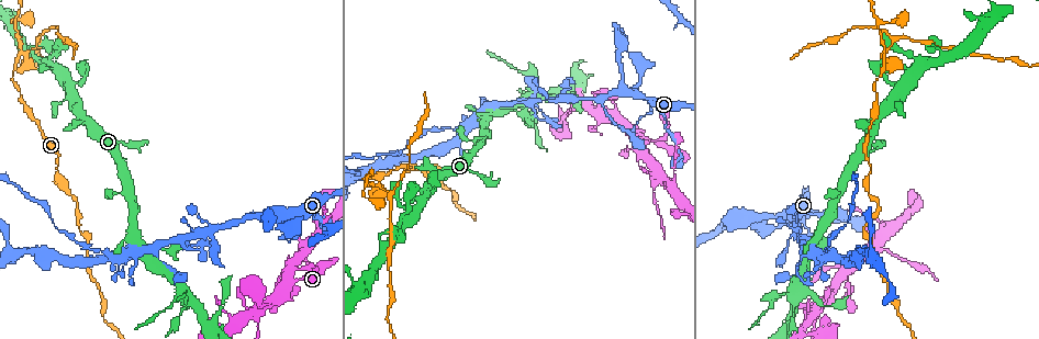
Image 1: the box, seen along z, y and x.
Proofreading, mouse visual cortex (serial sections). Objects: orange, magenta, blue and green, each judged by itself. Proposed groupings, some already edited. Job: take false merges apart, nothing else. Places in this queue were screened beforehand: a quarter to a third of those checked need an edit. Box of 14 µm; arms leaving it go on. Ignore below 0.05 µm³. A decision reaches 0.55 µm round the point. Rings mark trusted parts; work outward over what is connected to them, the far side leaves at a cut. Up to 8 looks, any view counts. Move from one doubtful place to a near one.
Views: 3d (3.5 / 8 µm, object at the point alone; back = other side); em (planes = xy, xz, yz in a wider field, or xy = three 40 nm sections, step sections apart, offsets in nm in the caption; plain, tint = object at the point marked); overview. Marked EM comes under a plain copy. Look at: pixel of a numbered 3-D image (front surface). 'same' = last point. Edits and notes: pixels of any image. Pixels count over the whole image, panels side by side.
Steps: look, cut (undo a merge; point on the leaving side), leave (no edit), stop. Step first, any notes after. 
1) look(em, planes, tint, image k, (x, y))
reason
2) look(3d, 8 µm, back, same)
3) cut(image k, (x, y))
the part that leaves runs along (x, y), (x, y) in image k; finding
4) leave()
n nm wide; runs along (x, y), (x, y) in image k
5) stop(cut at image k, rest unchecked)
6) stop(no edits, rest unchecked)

look(3d, 3.5 µm, image 1, (624, 91))
abrupt turn

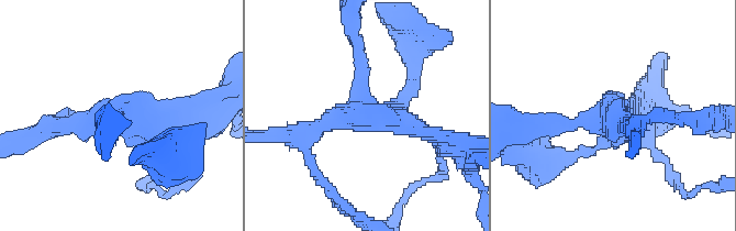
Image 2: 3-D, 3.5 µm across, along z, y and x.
look(em, planes, tint, image 2, (123, 111))

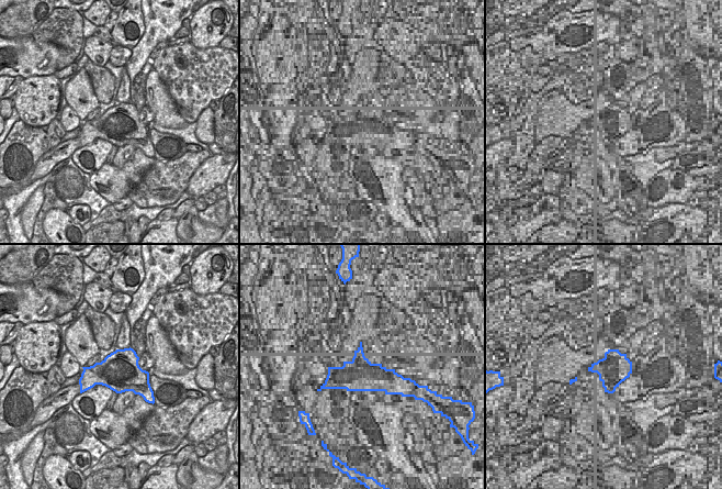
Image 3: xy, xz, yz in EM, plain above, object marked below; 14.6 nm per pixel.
leave()
arms of 150, 250, 250 nm; runs along (187, 121), (106, 113), (52, 128) in image 2; all the same cell

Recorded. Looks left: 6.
look(3d, 3.5 µm, image 1, (212, 231))
sudden change in width

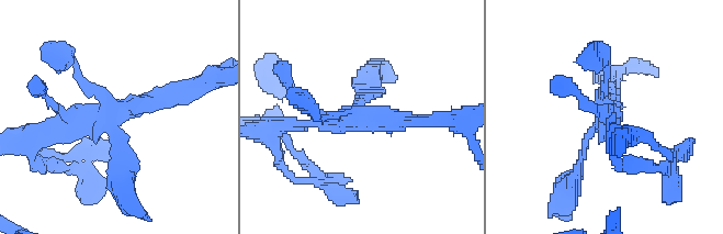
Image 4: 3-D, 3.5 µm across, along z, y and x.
look(em, xy, step 2, tint, image 4, (606, 116))
need the tissue

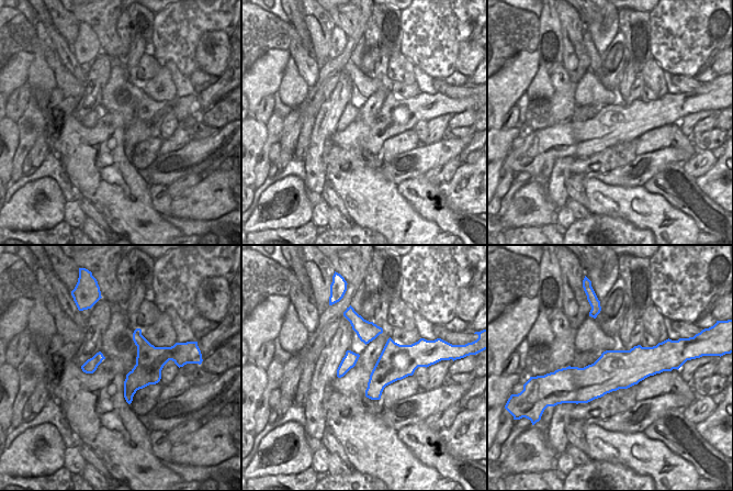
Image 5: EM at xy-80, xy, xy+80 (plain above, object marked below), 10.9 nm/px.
leave()
runs along (176, 91), (37, 132) in image 4; all the same cell

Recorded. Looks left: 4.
look(3d, 3.5 µm, image 1, (506, 105))
three arms meet

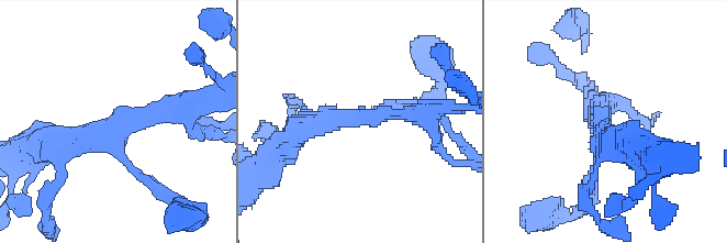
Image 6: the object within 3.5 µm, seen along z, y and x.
look(em, planes, tint, image 6, (116, 123))
3 arms; arms of 100, 250, 350 nm; shape alone is not enough

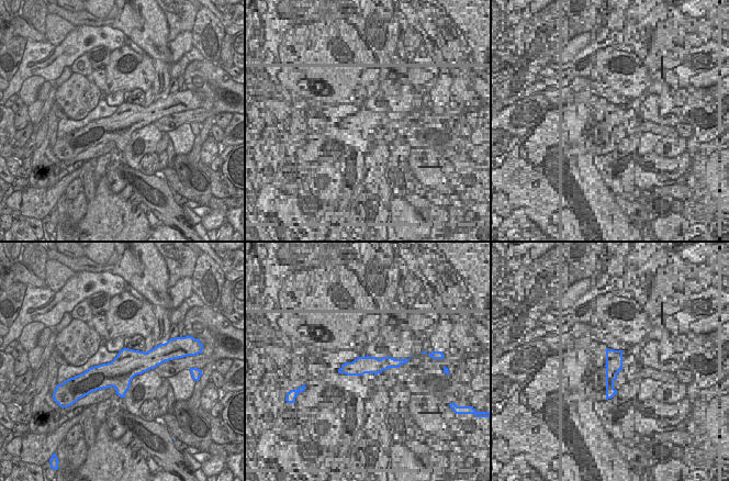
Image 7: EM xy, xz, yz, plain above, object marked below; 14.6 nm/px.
leave()
runs along (181, 102), (51, 143) in image 6; one cell here

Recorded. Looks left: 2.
look(3d, 3.5 µm, image 1, (844, 271))
sharp bend

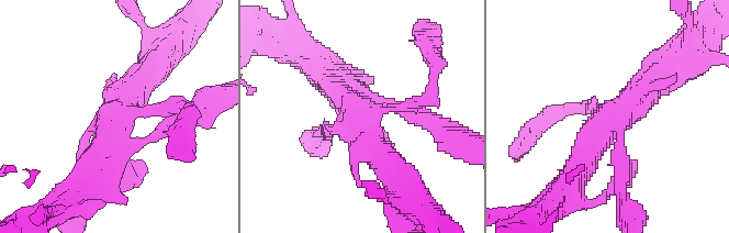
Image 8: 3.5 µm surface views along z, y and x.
look(em, xy, step 3, tint, image 8, (365, 117))

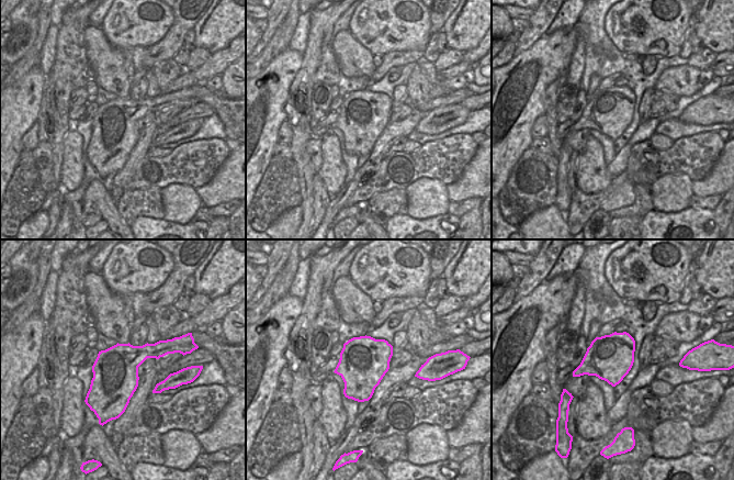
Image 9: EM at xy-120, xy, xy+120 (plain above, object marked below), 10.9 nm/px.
leave()
runs along (186, 109), (125, 115), (91, 179) in image 8; one cell here

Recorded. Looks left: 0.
stop(no edits, rest unchecked)

